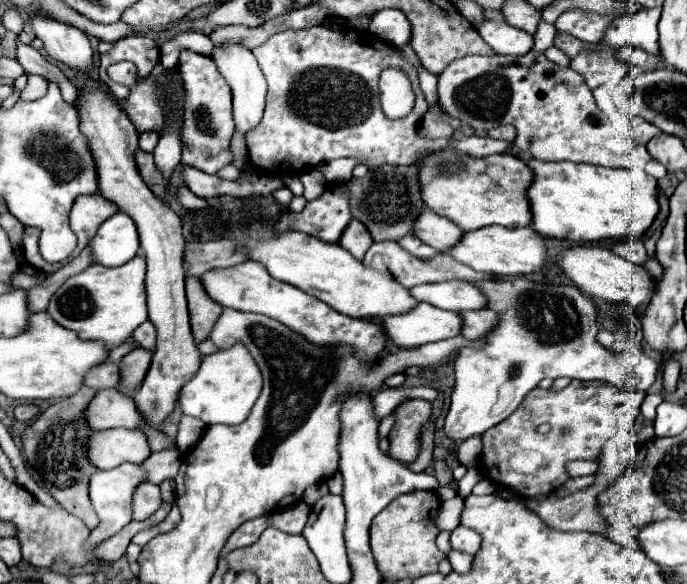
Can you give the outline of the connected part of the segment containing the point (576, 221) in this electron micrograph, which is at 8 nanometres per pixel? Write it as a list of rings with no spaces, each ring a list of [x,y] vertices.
[[[519,153],[517,157],[521,157],[521,159],[529,165],[529,169],[533,171],[533,183],[531,183],[531,187],[527,189],[525,195],[527,195],[529,207],[531,207],[531,215],[533,215],[531,225],[533,225],[533,229],[535,229],[539,235],[543,235],[543,237],[557,237],[557,239],[583,241],[583,243],[591,243],[591,241],[599,241],[599,239],[641,237],[641,235],[645,233],[645,229],[653,223],[655,215],[659,213],[659,203],[657,203],[657,181],[655,181],[651,175],[647,175],[645,171],[641,171],[641,169],[609,169],[609,167],[599,167],[599,165],[589,165],[589,163],[569,163],[569,161],[565,161],[565,163],[545,163],[545,161],[541,161],[541,159],[529,159],[529,157],[521,155],[521,153]]]

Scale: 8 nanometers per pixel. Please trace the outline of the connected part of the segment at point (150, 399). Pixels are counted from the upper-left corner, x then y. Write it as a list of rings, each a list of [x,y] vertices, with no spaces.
[[[83,91],[81,101],[77,103],[81,115],[81,131],[89,139],[89,147],[97,161],[99,175],[99,193],[119,205],[131,219],[135,219],[141,251],[145,251],[147,259],[147,307],[149,321],[157,327],[157,351],[153,353],[151,367],[145,375],[145,381],[139,389],[133,391],[133,401],[137,403],[137,411],[145,415],[145,425],[161,431],[163,421],[173,413],[181,387],[197,373],[197,367],[203,359],[197,349],[187,313],[185,299],[185,269],[183,269],[183,233],[181,219],[173,213],[169,205],[165,205],[159,197],[155,197],[149,187],[139,177],[137,165],[133,161],[133,153],[139,149],[137,145],[137,129],[129,121],[129,117],[121,111],[121,107],[105,93],[99,91]]]

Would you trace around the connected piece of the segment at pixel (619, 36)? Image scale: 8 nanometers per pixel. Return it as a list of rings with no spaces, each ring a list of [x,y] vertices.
[[[661,7],[641,9],[629,17],[621,17],[613,21],[603,39],[611,47],[639,47],[645,49],[649,55],[659,55],[659,15]]]

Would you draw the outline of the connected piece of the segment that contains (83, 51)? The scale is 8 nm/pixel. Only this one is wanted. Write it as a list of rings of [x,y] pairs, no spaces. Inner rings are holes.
[[[29,15],[29,21],[53,61],[59,61],[81,73],[91,69],[93,47],[83,31],[41,15]]]

